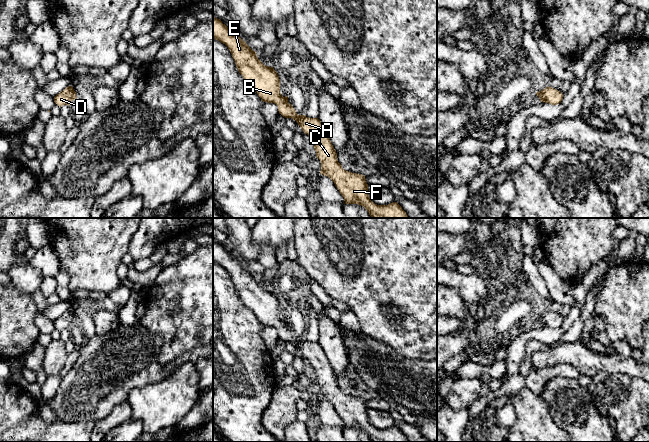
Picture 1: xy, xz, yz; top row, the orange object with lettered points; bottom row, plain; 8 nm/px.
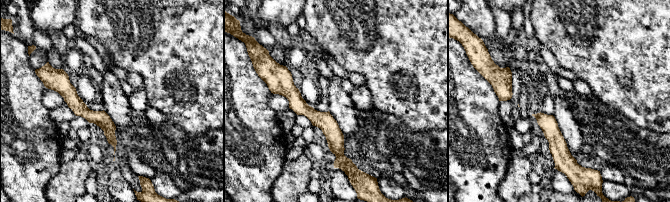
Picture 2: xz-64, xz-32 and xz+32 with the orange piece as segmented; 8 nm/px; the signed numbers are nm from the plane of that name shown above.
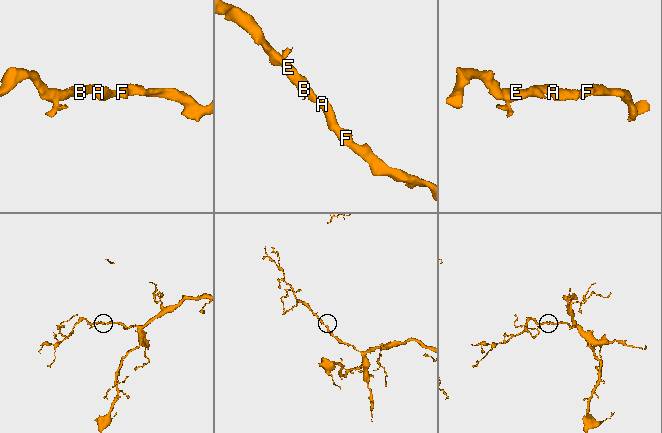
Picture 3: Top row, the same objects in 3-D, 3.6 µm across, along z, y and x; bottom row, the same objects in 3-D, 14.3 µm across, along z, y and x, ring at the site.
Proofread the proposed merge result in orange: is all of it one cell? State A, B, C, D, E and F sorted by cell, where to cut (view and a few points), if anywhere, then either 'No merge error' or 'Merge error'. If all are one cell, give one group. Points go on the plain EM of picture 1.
Groups: A B C D E F. No split. No merge error

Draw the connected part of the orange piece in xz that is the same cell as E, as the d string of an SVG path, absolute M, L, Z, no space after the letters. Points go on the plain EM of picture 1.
M213 240L213 262L225 268L230 274L239 297L257 316L263 326L278 330L279 338L295 344L311 363L316 381L321 386L320 398L329 401L343 420L345 428L363 430L371 442L408 442L397 427L377 429L368 419L365 400L342 392L337 377L318 342L298 339L288 326L288 321L280 317L280 303L273 291L265 290L245 265L236 260L220 243Z

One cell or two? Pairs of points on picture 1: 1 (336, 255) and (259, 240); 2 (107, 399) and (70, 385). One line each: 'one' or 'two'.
1: two
2: one

